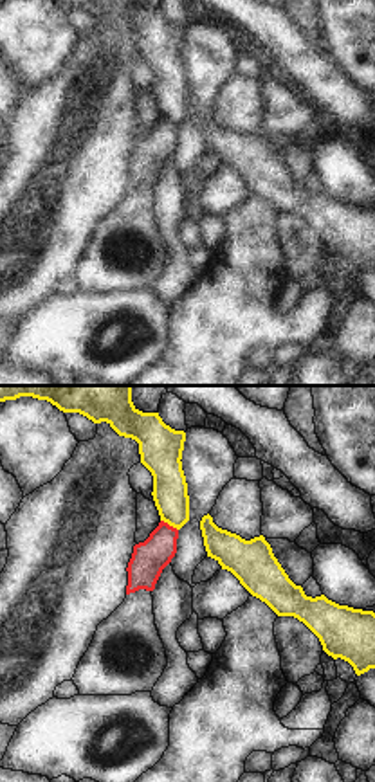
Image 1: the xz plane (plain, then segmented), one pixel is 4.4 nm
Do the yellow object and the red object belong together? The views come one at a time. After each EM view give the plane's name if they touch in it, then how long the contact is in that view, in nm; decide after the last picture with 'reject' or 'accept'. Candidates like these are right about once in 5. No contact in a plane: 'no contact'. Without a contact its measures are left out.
xz | 90 nm

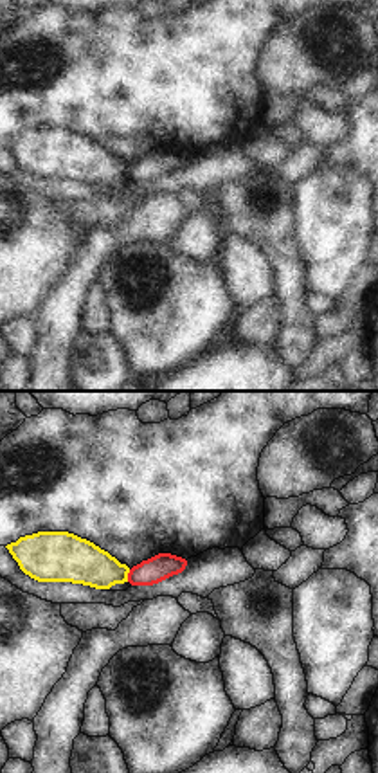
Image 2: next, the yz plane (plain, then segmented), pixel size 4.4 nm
yz | 60 nm

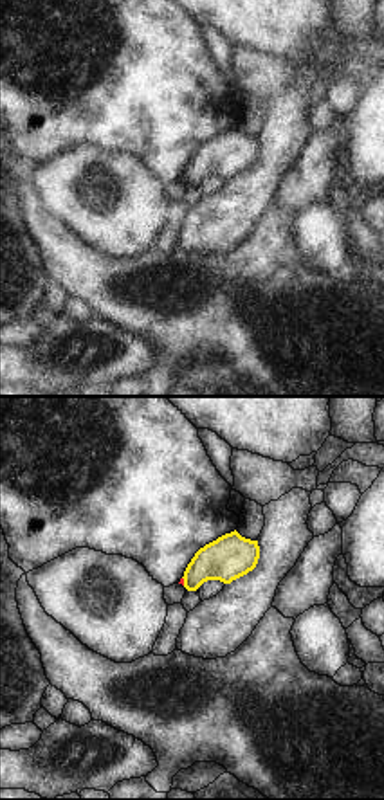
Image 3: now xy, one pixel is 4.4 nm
xy | 40 nm

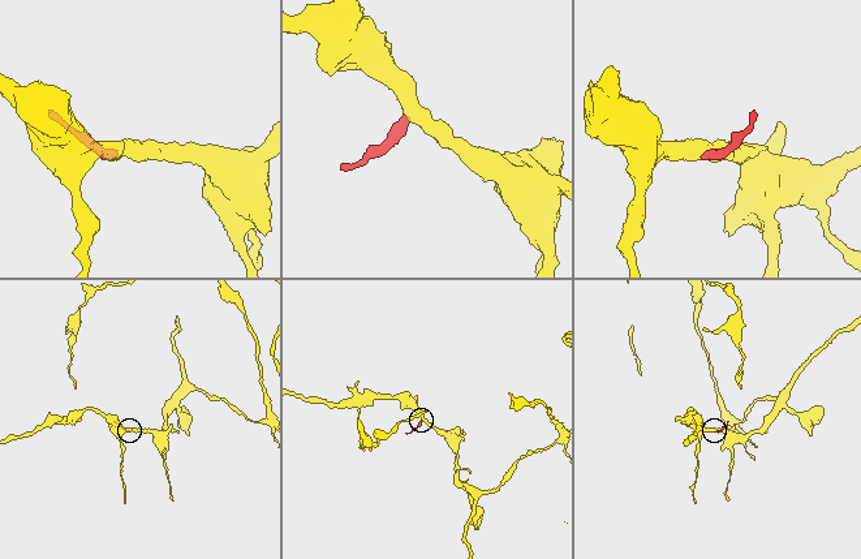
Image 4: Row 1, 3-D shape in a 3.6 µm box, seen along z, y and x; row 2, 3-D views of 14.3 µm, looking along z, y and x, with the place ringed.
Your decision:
reject

